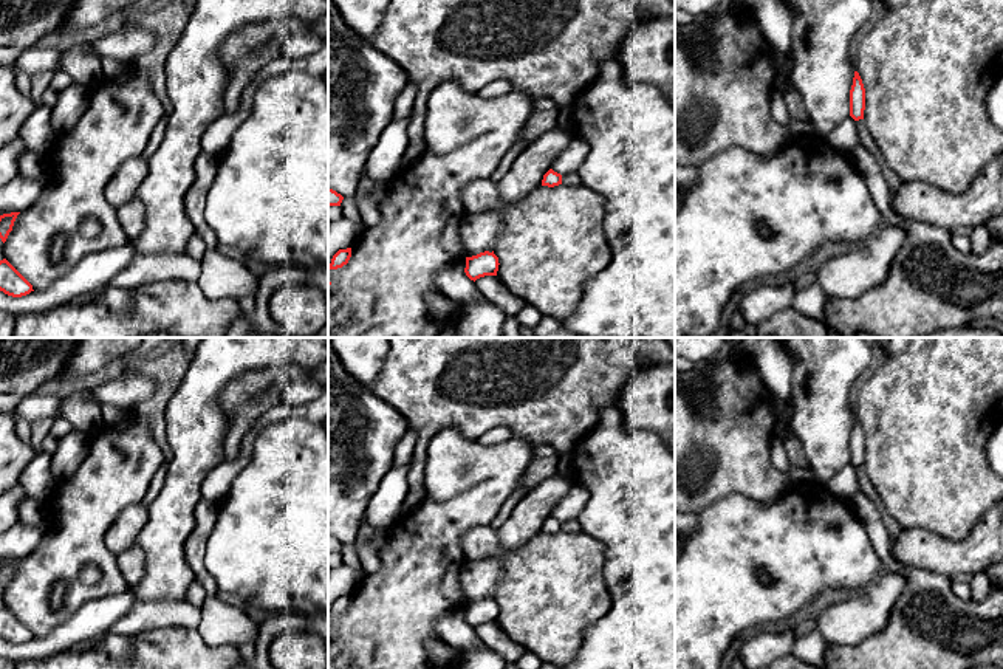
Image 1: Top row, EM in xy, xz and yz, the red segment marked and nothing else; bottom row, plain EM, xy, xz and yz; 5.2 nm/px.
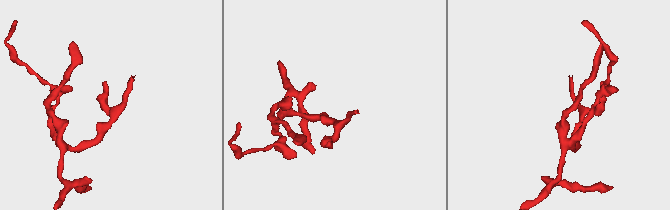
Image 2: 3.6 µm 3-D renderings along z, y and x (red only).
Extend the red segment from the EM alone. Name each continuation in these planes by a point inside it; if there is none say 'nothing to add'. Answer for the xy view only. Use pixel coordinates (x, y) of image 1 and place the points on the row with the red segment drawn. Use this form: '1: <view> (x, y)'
nothing to add

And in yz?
nothing to add

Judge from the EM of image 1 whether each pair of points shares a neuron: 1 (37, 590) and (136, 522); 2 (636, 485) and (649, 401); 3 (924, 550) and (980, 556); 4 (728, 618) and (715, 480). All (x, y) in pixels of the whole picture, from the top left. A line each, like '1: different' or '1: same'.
1: different
2: different
3: same
4: different

